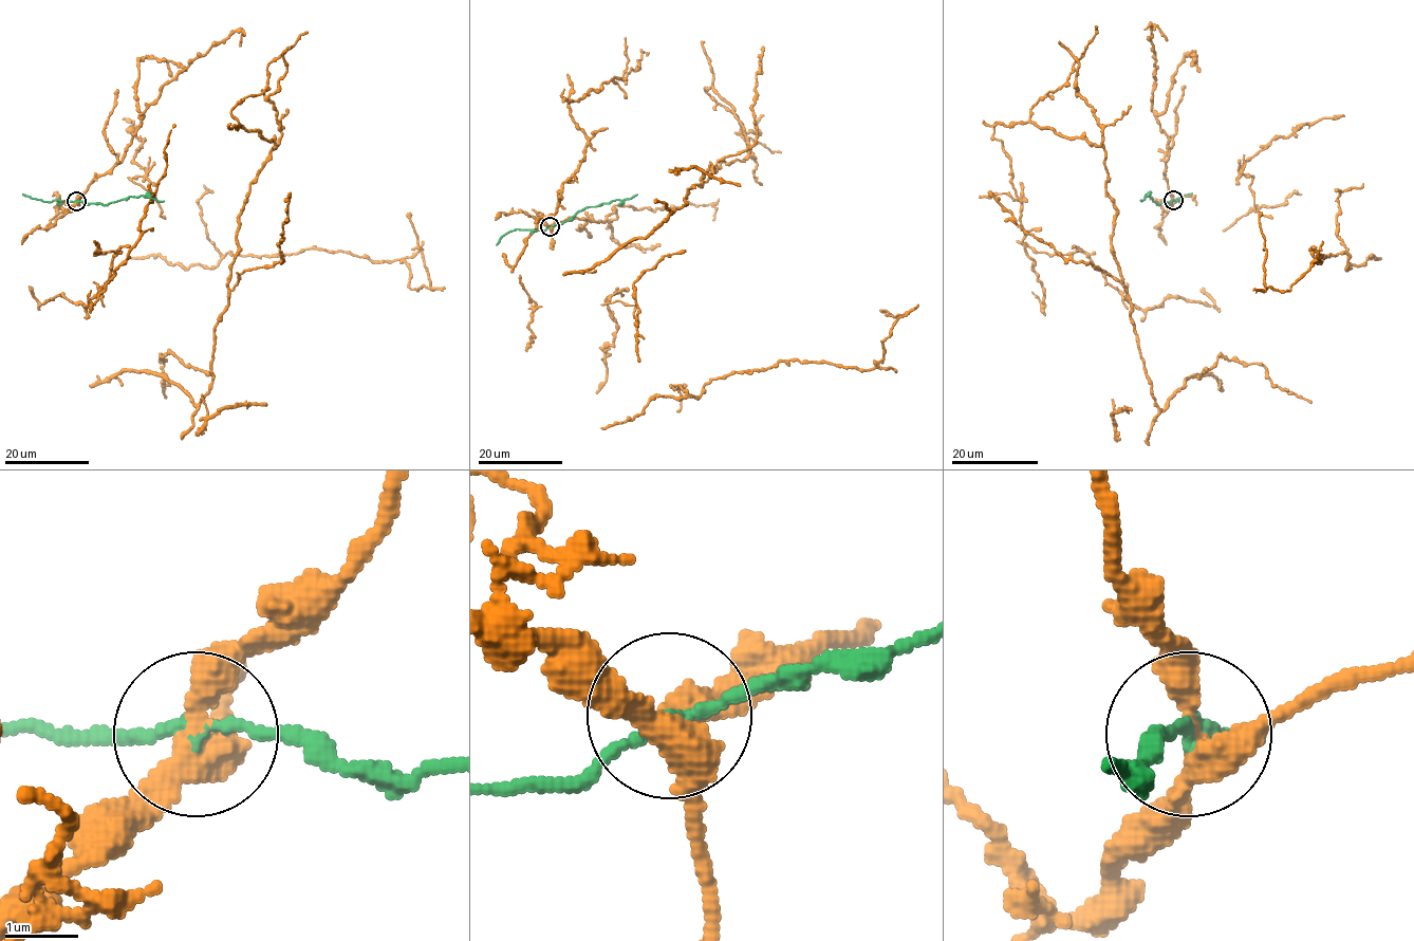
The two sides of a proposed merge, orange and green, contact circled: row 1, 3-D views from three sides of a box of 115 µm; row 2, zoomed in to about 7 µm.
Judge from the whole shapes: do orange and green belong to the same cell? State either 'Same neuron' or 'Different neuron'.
Different neuron

